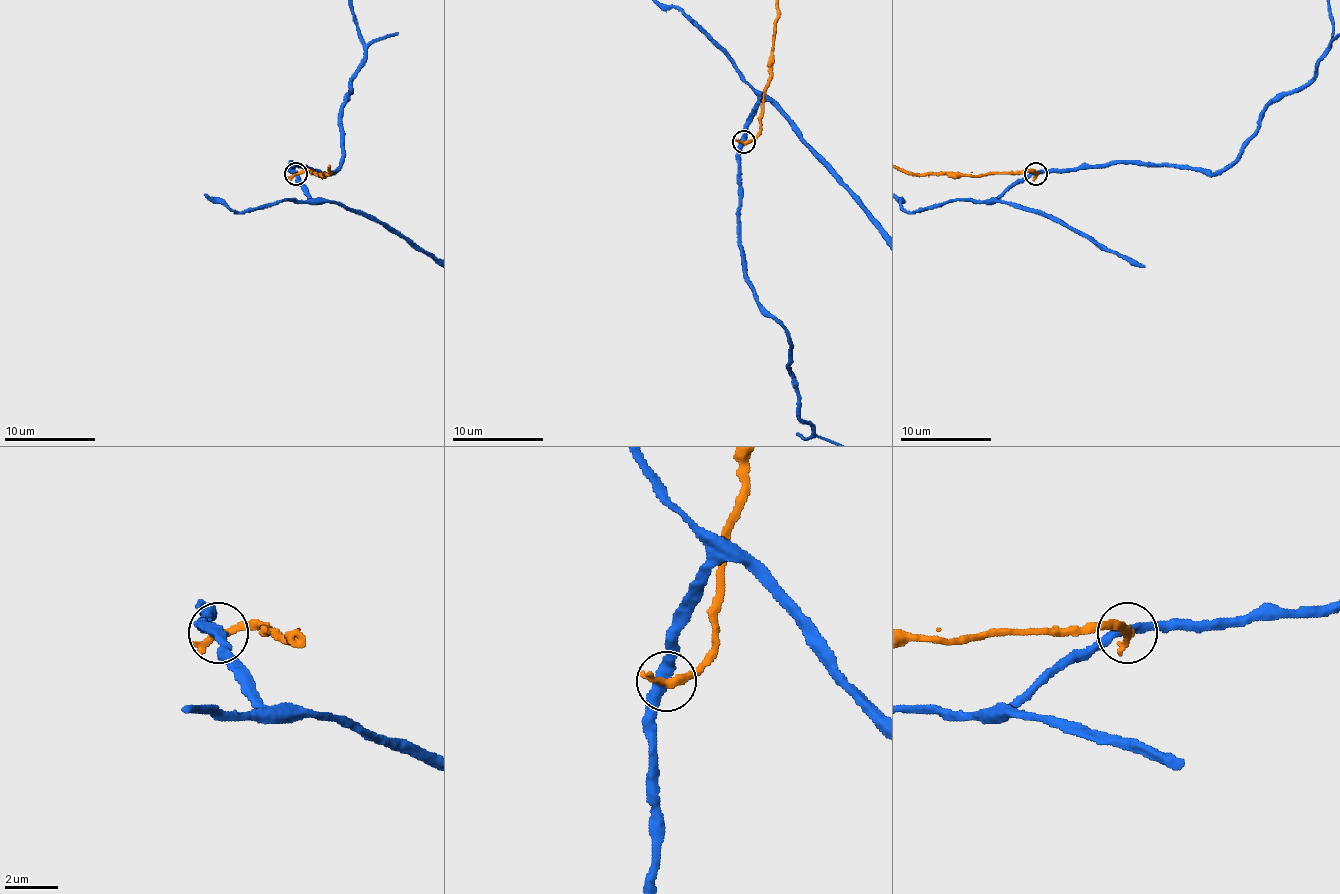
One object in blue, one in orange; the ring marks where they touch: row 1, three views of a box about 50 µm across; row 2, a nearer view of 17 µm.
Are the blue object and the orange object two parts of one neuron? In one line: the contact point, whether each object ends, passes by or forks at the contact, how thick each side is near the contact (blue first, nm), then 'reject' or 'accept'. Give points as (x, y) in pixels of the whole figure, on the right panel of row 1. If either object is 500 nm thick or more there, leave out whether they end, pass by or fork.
place (1036, 173); blue passes by; orange ends; calibres 360 and 360 nm; reject

